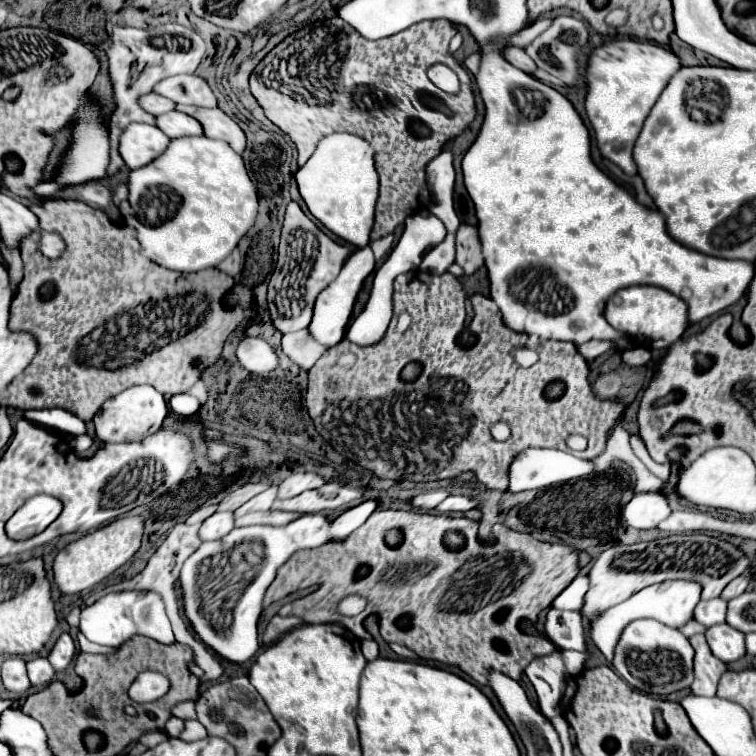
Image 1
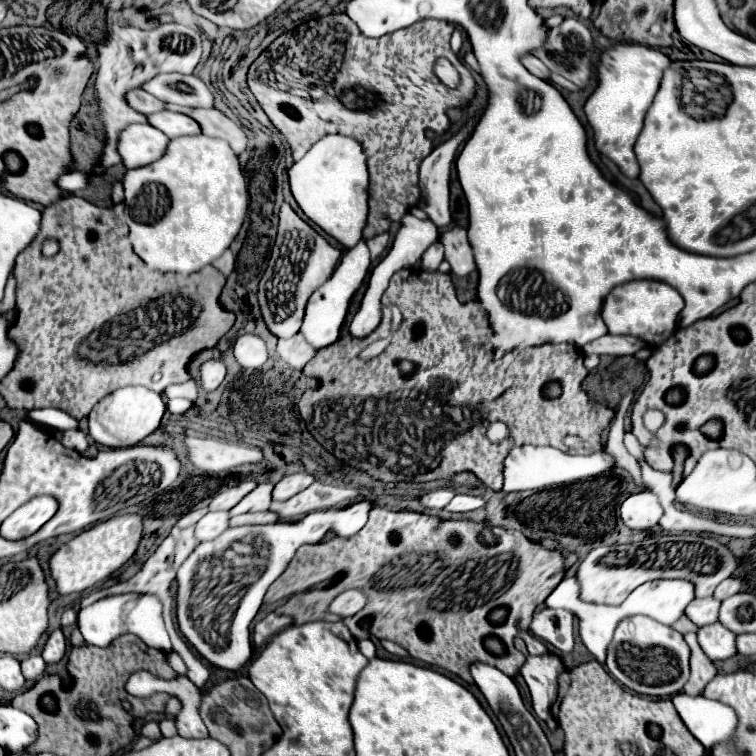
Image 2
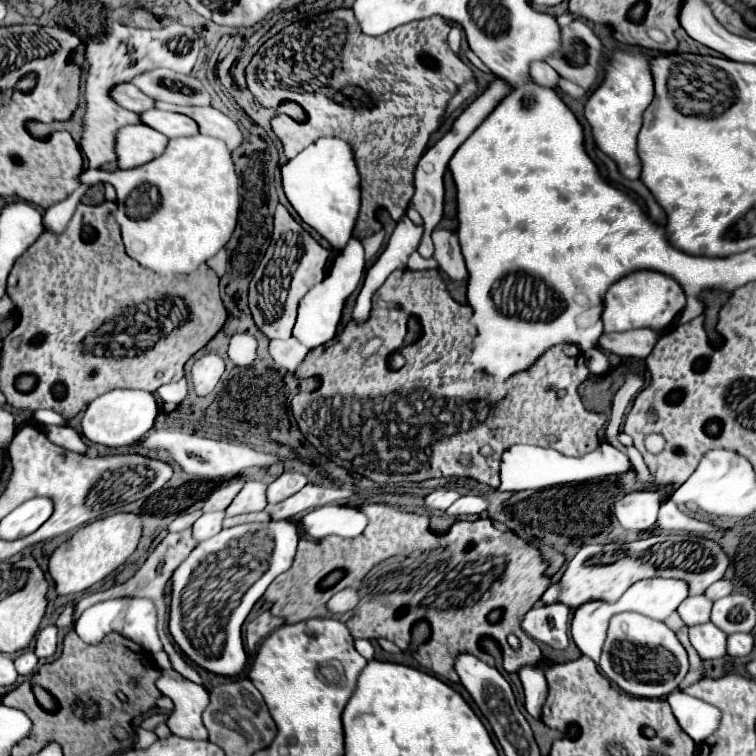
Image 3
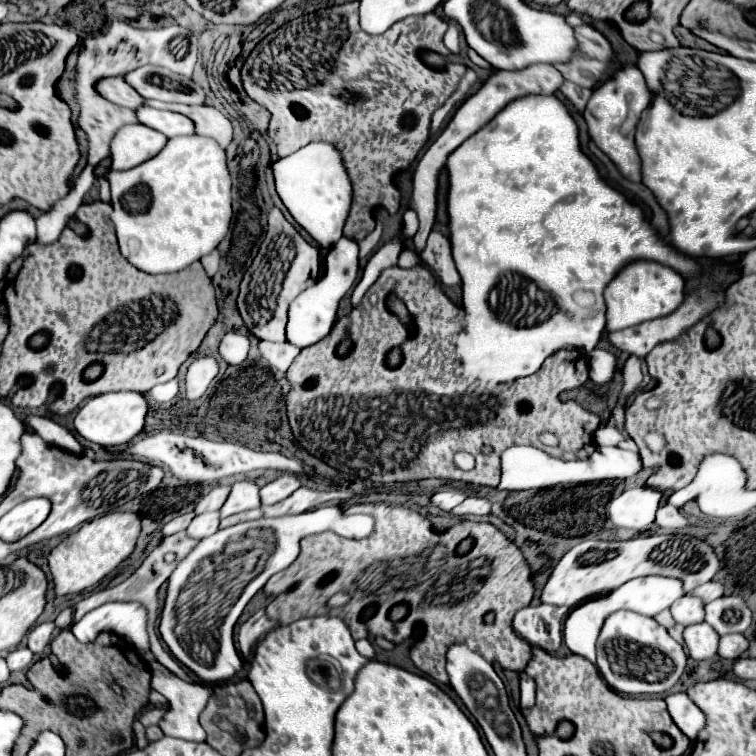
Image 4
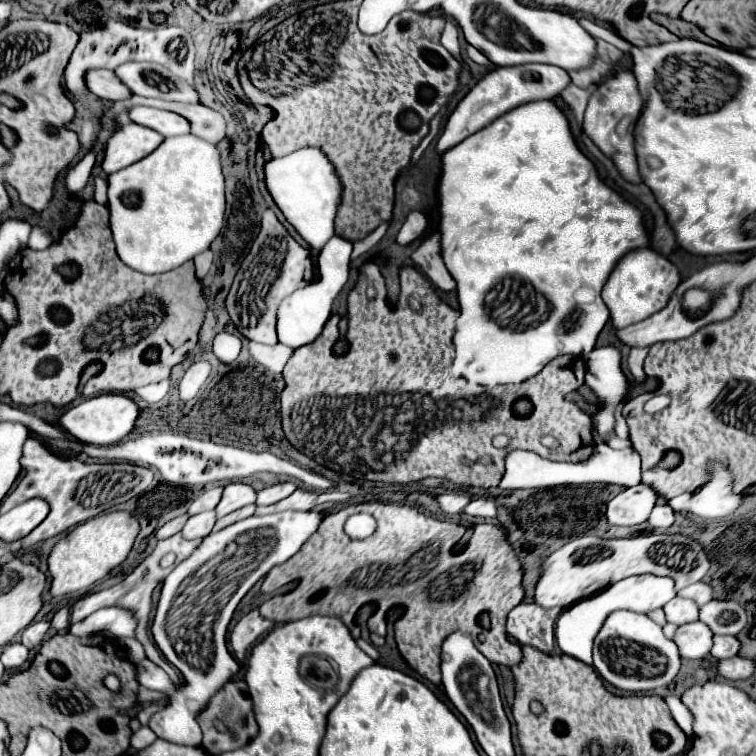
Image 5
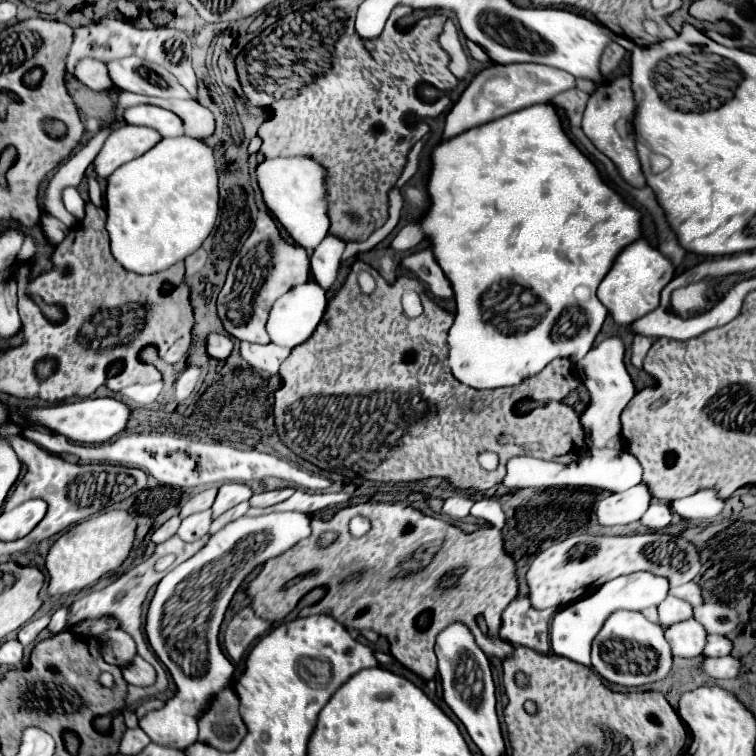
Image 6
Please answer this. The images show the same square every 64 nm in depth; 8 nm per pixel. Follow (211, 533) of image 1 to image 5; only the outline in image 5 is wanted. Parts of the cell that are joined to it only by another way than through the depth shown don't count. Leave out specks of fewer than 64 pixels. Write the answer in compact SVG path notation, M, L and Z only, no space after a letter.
M200 512L196 516L190 516L186 526L182 528L182 536L186 540L194 540L194 538L204 538L212 532L216 524L216 512Z

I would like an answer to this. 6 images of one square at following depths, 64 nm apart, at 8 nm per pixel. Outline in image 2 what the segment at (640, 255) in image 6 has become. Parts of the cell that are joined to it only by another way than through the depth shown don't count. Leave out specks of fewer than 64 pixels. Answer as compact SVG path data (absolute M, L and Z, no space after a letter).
M632 280L616 286L604 300L602 318L610 334L628 334L644 340L648 348L662 346L678 328L678 316L684 308L682 296L668 284L656 280Z

